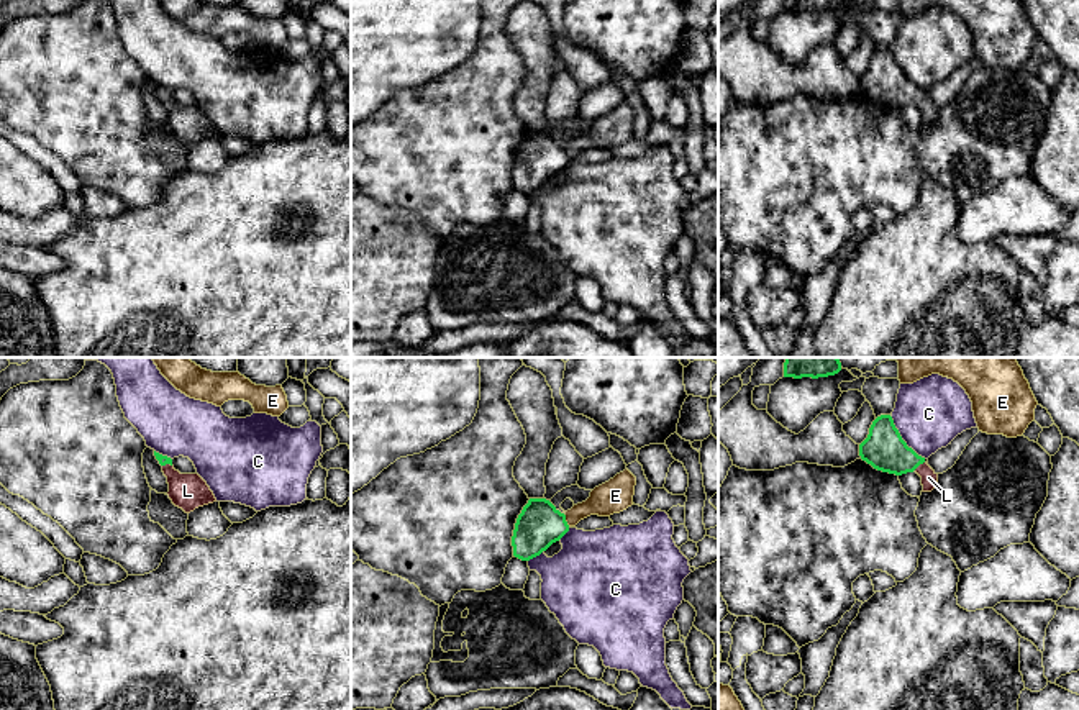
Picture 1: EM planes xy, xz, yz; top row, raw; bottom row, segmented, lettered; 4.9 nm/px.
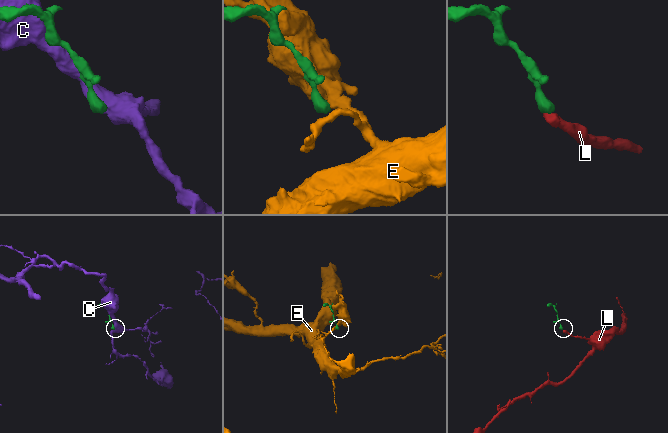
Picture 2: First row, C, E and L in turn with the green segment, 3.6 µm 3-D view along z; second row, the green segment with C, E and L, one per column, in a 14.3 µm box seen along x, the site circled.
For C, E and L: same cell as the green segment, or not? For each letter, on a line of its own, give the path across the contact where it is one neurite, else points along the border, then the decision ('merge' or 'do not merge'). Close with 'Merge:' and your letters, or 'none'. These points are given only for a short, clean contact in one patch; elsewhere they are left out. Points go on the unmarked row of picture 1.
C: do not merge
E: do not merge
L: runs through yz (884, 82), (899, 92), (919, 97), (928, 110); merge
Merge: L

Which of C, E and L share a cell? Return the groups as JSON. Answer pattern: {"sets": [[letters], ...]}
{"sets": [["C"], ["E"], ["L"]]}

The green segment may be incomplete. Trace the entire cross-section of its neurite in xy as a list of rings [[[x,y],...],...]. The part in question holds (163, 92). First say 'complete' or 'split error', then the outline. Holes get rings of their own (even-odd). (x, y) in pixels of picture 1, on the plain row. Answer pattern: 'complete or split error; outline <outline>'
split error; outline [[[154,84],[156,92],[162,98],[162,105],[169,116],[169,131],[185,146],[198,139],[216,134],[213,125],[198,107],[180,107],[174,102],[172,92]]]

